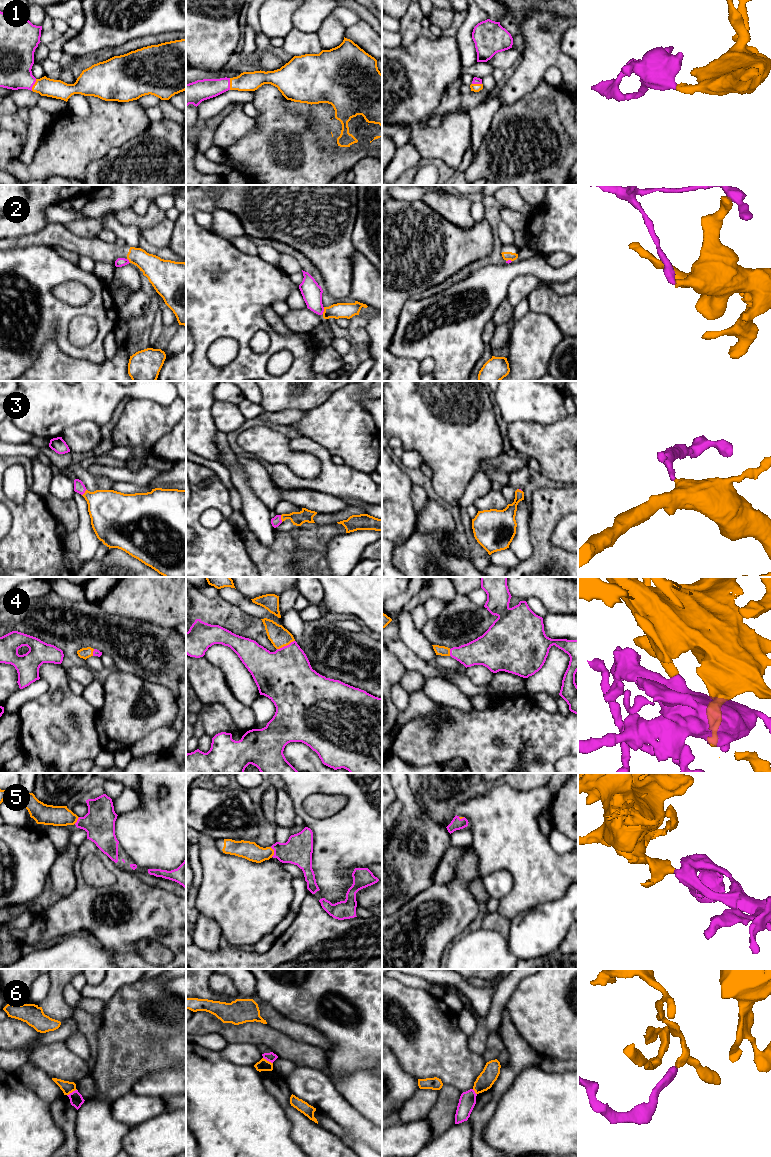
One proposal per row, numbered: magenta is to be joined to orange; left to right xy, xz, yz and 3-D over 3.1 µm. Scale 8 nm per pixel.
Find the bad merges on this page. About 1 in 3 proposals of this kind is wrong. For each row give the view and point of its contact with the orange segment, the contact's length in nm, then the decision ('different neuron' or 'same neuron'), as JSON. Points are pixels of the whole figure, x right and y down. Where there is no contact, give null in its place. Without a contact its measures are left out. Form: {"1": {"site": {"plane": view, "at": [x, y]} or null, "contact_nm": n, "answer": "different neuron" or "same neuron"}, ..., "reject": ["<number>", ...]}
{"1": {"site": {"plane": "xy", "at": [33, 85]}, "contact_nm": 100, "answer": "same neuron"}, "2": {"site": {"plane": "xz", "at": [324, 310]}, "contact_nm": 60, "answer": "different neuron"}, "3": {"site": {"plane": "xz", "at": [281, 518]}, "contact_nm": 60, "answer": "same neuron"}, "4": {"site": {"plane": "xz", "at": [285, 645]}, "contact_nm": 160, "answer": "same neuron"}, "5": {"site": {"plane": "xz", "at": [273, 852]}, "contact_nm": 80, "answer": "same neuron"}, "6": {"site": {"plane": "xy", "at": [71, 1092]}, "contact_nm": 90, "answer": "different neuron"}, "reject": ["2", "6"]}

